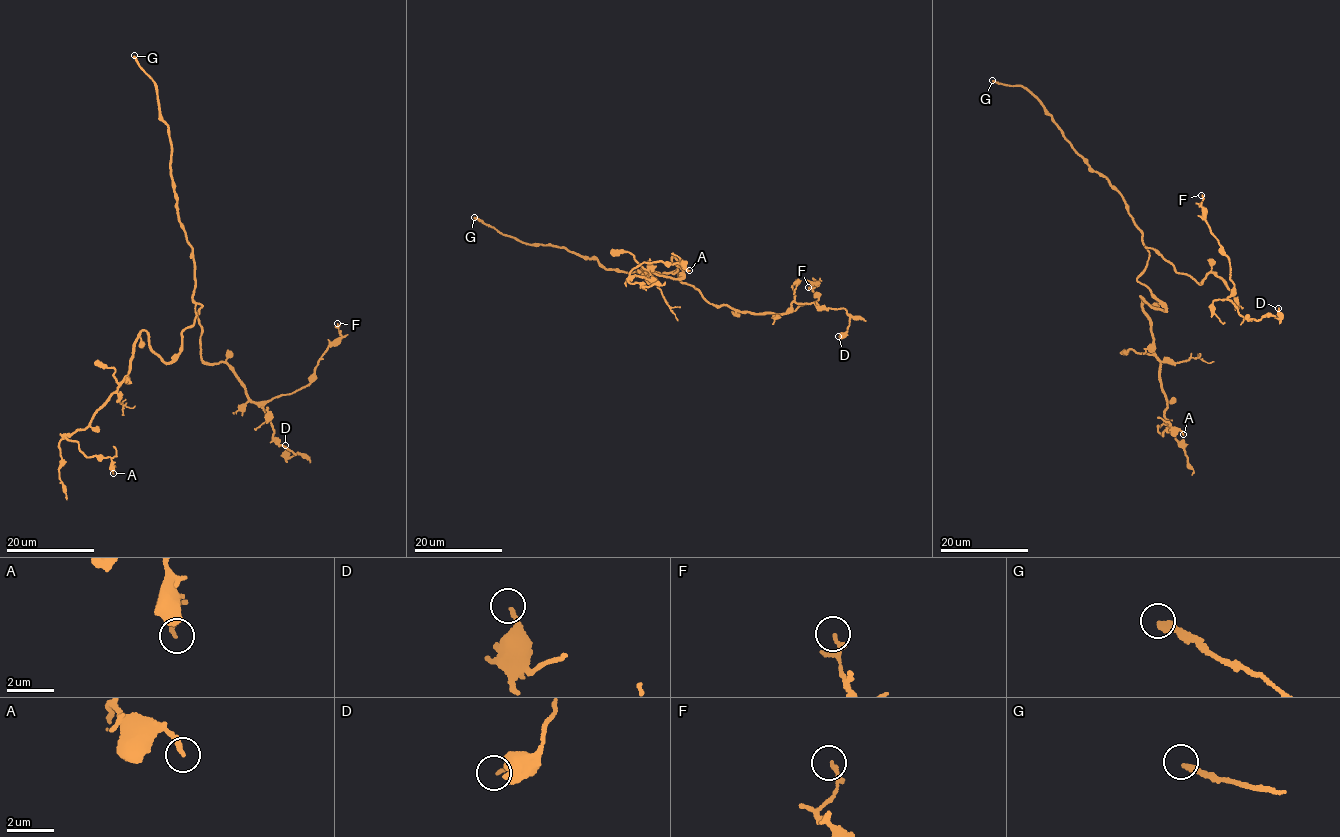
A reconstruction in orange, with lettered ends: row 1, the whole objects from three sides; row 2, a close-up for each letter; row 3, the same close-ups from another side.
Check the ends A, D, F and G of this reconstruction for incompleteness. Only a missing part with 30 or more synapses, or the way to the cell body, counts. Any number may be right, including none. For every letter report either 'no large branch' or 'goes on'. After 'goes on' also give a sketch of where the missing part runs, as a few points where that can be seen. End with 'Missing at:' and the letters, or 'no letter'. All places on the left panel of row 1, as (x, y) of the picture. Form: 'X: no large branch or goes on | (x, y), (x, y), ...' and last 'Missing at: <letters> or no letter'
A: no large branch
D: no large branch
F: no large branch
G: goes on
Missing at: G

